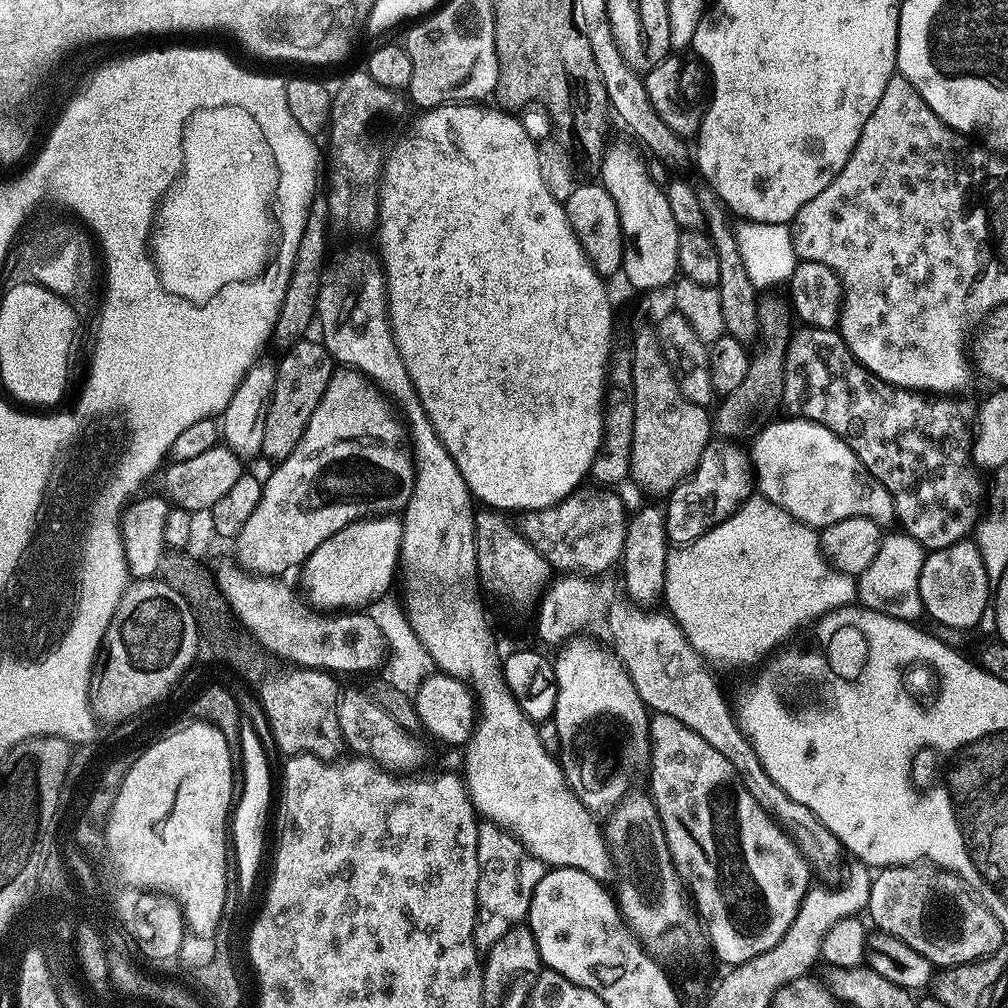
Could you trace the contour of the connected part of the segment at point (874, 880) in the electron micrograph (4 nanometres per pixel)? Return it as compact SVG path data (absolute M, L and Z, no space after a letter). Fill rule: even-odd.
M927 862L919 864L898 864L890 868L879 869L870 880L867 915L872 915L875 927L896 939L901 939L918 954L925 956L933 966L941 969L957 964L971 964L973 960L982 960L985 956L1005 947L1006 930L994 918L994 914L973 893L972 889L953 872L935 867Z

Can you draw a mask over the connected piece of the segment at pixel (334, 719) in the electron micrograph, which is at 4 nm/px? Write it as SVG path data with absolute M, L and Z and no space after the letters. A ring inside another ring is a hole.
M299 666L292 670L285 676L265 679L258 688L258 704L264 707L272 738L285 757L311 754L321 760L335 761L339 757L336 755L346 748L338 711L342 688L336 685L333 673L327 670Z

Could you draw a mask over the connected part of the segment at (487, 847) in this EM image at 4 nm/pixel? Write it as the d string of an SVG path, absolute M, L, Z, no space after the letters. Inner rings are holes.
M482 832L478 836L479 878L475 891L476 924L510 922L512 925L517 925L527 917L529 902L537 888L540 875L535 872L534 864L530 864L532 856L519 840L510 834L493 833Z

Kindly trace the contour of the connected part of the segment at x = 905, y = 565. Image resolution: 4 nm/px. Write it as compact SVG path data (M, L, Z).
M897 530L893 536L885 535L881 539L871 564L857 577L857 601L865 608L872 608L875 612L881 612L899 620L919 621L919 616L923 617L925 615L922 594L920 593L920 579L922 578L925 555L924 545L920 544L913 536L900 530Z

